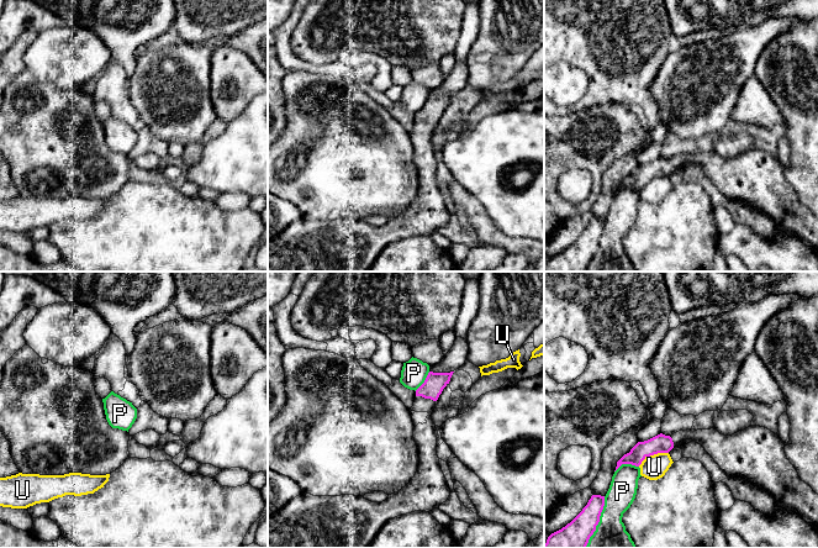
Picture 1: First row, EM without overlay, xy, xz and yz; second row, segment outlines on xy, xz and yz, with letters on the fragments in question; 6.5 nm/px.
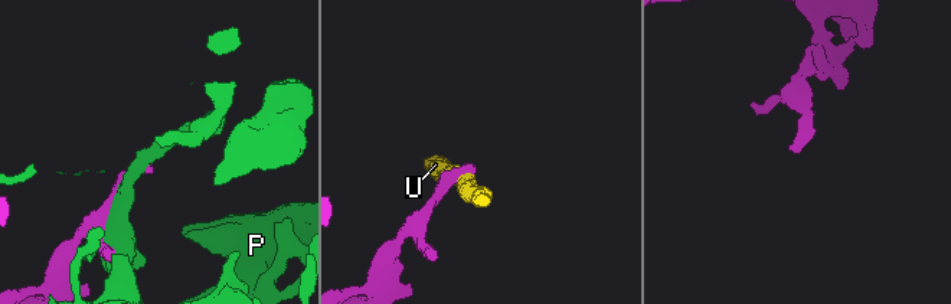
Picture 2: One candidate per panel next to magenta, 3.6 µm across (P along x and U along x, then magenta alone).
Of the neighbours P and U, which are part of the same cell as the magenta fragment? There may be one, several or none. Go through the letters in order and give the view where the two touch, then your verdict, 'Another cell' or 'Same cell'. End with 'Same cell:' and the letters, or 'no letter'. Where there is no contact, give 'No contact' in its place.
P: Touches magenta in yz. Another cell
U: Touches magenta in yz. Another cell
Same cell: no letter

